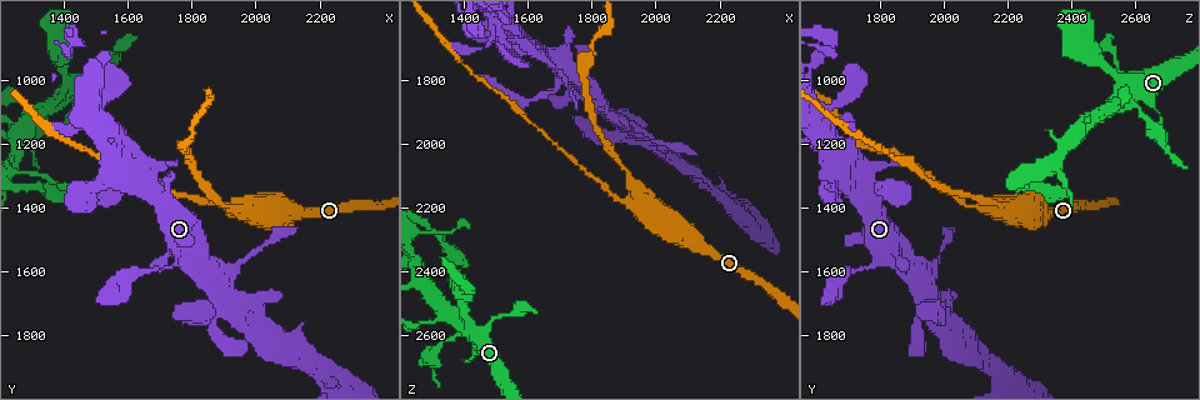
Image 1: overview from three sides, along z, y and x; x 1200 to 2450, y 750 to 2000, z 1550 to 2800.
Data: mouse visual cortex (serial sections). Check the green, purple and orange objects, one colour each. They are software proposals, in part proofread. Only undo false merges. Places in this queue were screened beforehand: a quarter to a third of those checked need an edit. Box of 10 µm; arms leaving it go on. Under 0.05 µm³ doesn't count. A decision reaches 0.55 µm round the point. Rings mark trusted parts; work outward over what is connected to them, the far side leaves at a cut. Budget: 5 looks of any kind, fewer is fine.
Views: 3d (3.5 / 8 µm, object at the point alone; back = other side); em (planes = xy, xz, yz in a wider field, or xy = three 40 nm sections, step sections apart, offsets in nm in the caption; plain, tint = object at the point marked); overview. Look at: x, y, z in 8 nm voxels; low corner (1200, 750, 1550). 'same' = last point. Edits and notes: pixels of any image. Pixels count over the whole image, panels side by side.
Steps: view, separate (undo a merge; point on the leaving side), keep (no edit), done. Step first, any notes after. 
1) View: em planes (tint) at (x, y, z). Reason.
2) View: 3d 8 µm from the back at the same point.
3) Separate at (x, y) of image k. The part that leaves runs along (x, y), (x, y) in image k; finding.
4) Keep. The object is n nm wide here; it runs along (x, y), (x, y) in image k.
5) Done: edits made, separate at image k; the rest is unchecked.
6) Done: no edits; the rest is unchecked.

View: 3d 3.5 µm from the back at (1990, 1700, 1990). Sudden change in width.

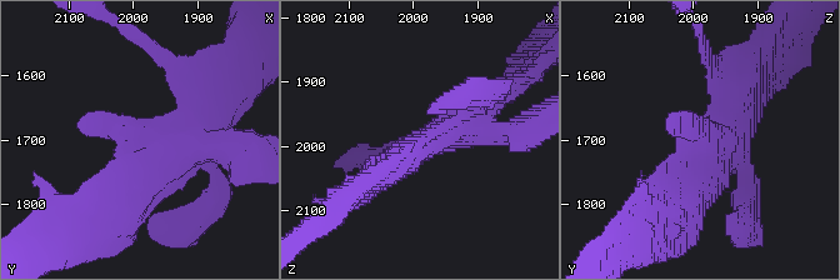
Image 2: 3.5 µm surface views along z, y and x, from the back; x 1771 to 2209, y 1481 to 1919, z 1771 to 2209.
View: em xy step 1 (tint) at (2000, 1690, 1995). Now the EM.

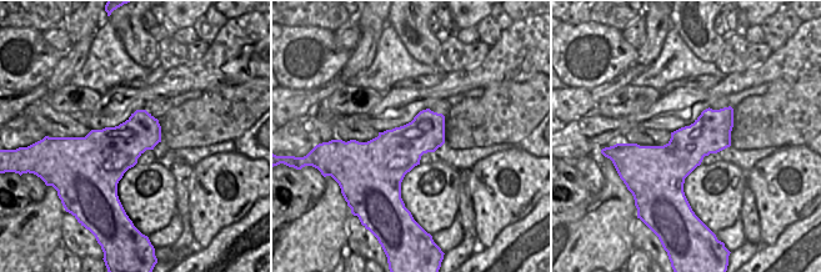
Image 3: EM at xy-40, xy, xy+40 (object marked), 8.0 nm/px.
Keep. The object is 400 nm wide here; it runs along (478, 113), (359, 170) in image 2; continuous, no second cell.

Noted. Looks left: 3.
View: 3d 3.5 µm at (1920, 1400, 2190). Calibre changes.

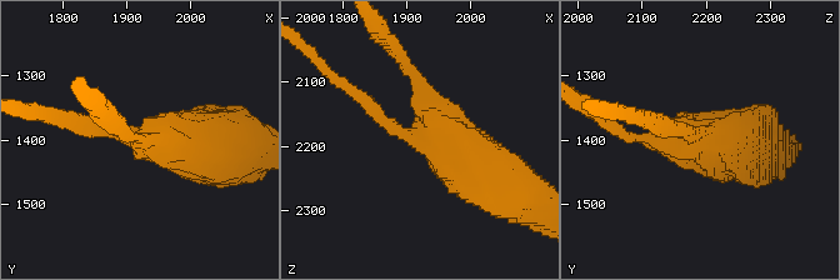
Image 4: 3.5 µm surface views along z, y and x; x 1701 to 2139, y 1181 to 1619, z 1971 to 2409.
View: em xy step 1 (tint) at (1925, 1405, 2185). Shape alone is not enough.

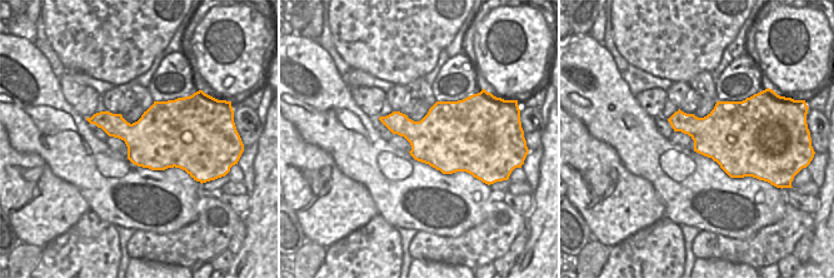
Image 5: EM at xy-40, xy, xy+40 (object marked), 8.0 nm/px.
Keep. It runs along (510, 189), (440, 135), (403, 64) in image 4; one cell here.

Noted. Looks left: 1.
Done: no edits; the rest is unchecked.

